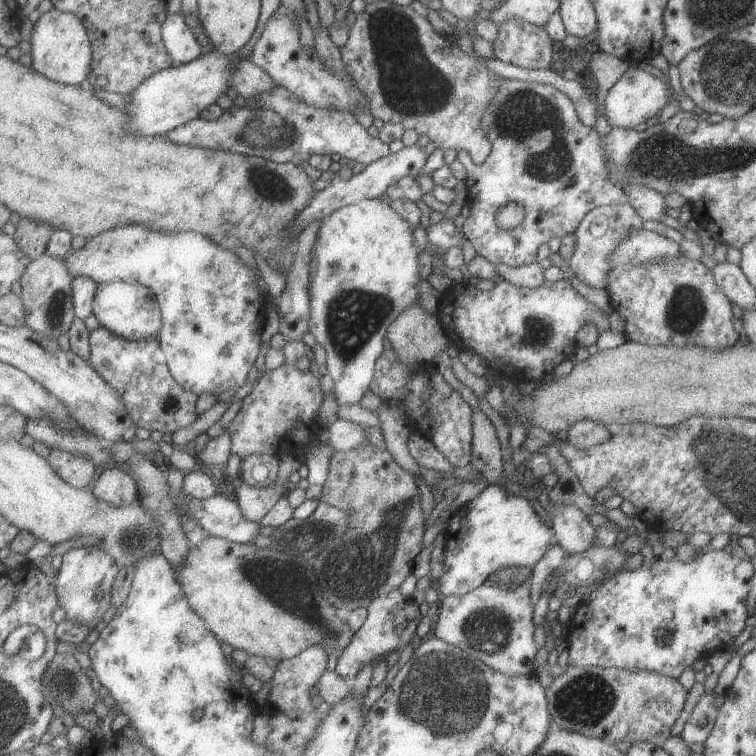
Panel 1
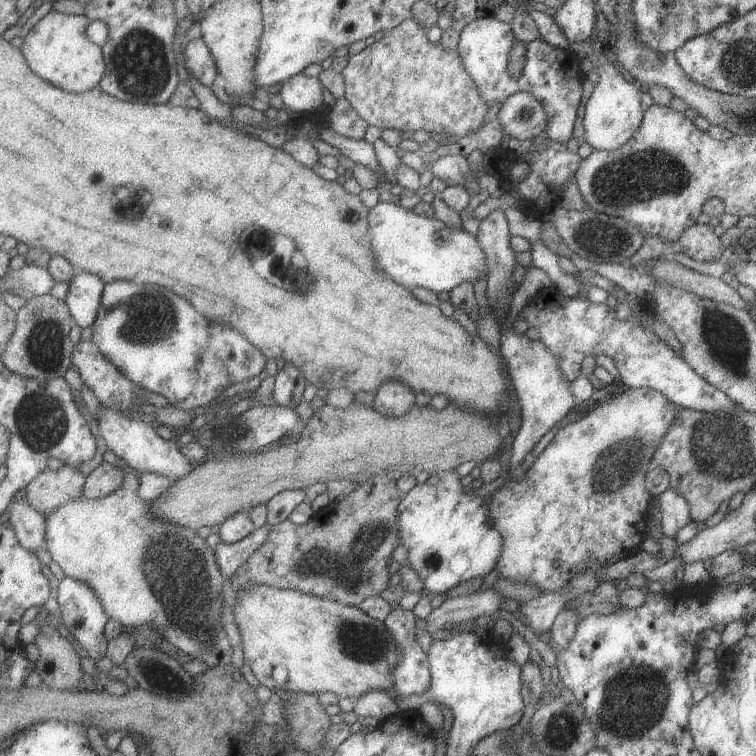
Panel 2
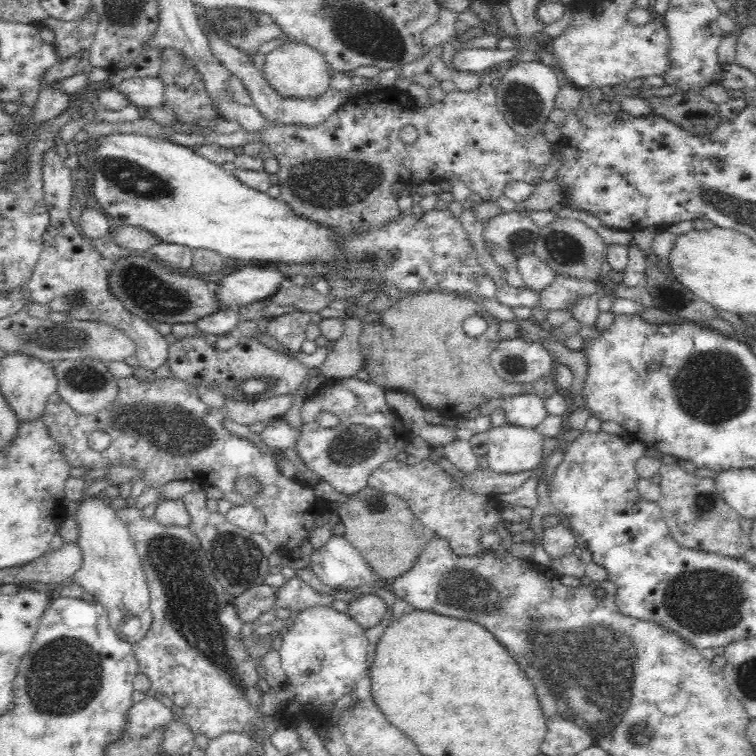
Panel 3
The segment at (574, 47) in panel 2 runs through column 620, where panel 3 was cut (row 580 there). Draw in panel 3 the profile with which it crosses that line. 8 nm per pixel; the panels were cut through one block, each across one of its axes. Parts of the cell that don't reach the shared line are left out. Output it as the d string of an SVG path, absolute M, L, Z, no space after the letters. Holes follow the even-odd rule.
M106 495L84 496L79 503L80 506L71 516L77 522L78 538L76 538L76 543L82 551L83 563L80 570L73 574L72 580L78 583L85 592L92 594L95 600L104 606L107 610L110 626L114 629L118 638L129 643L138 642L148 632L148 628L152 624L152 615L150 615L150 609L148 609L150 593L148 593L146 575L142 570L142 563L140 563L140 557L132 542L129 530L118 518L116 510L108 505Z

